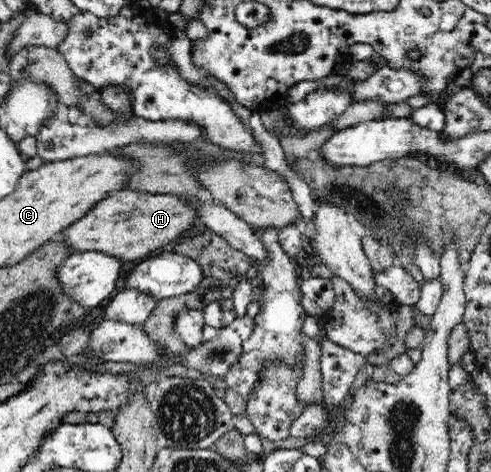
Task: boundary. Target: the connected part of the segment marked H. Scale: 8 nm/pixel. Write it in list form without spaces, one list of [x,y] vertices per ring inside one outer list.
[[[128,188],[110,193],[82,219],[66,228],[59,238],[69,243],[72,253],[101,250],[102,253],[116,254],[123,261],[135,260],[154,249],[172,246],[180,235],[196,225],[196,214],[198,211],[194,213],[194,209],[186,207],[174,194],[150,195]]]

